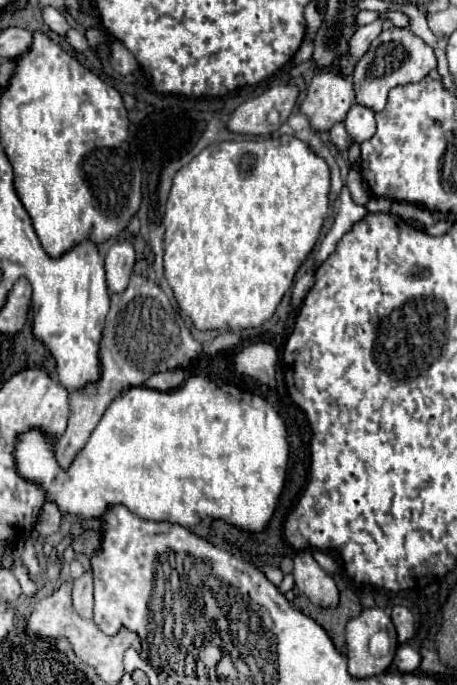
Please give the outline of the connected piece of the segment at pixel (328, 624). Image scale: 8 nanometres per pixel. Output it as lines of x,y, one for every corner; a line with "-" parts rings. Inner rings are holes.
345,591
341,595
341,603
339,607
335,609
321,609
321,607
315,607
305,595
299,595
295,599
295,607
309,615
313,621
317,621
325,631
327,635
333,639
333,645
337,649
341,649
345,645
345,623
357,615
361,611
361,605
359,605
359,599
353,591
-
351,605
353,605
353,611
351,611
-
357,611
357,613
355,613

